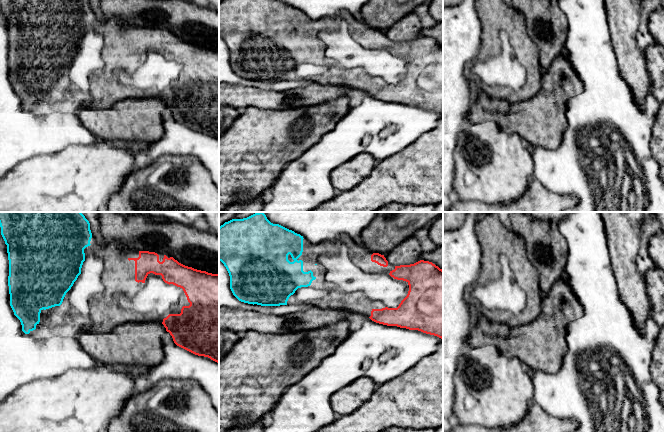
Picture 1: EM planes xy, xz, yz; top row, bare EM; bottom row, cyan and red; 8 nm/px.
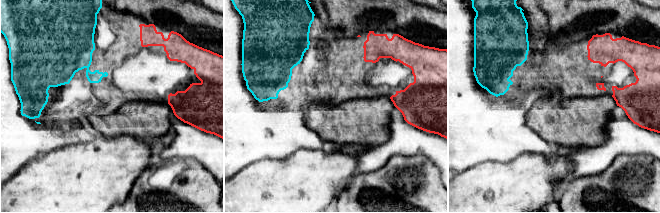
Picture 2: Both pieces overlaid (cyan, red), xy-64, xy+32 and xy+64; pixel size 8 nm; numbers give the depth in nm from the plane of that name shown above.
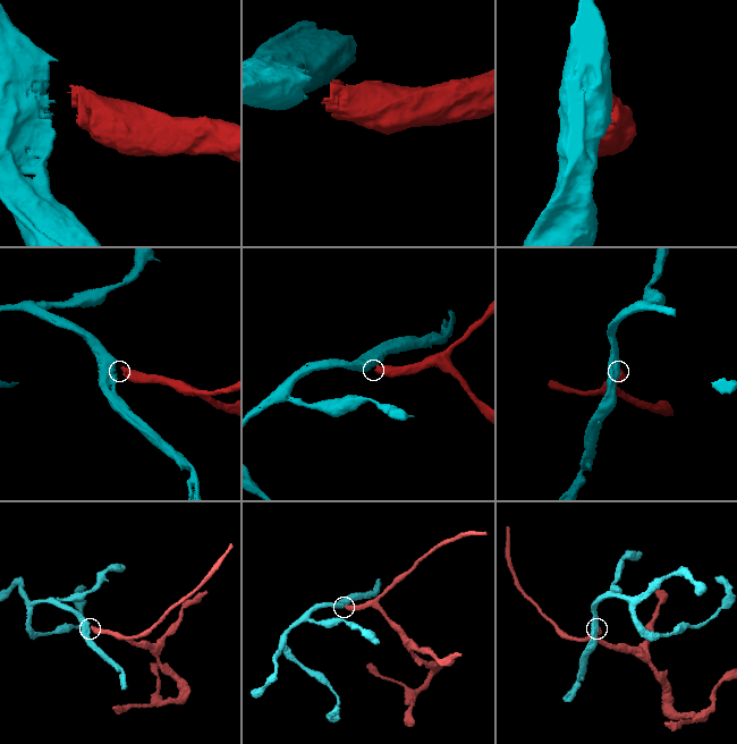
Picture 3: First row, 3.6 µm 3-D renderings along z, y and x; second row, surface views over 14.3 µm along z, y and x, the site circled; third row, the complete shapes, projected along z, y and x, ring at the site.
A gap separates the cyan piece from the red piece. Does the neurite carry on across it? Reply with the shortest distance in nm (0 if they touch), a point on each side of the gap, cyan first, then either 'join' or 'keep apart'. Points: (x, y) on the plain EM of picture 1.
320 nm apart; from cyan across xy (90, 20), (128, 34); join

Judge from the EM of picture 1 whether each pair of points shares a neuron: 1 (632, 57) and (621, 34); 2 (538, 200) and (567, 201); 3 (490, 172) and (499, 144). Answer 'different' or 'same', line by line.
1: same
2: same
3: same

